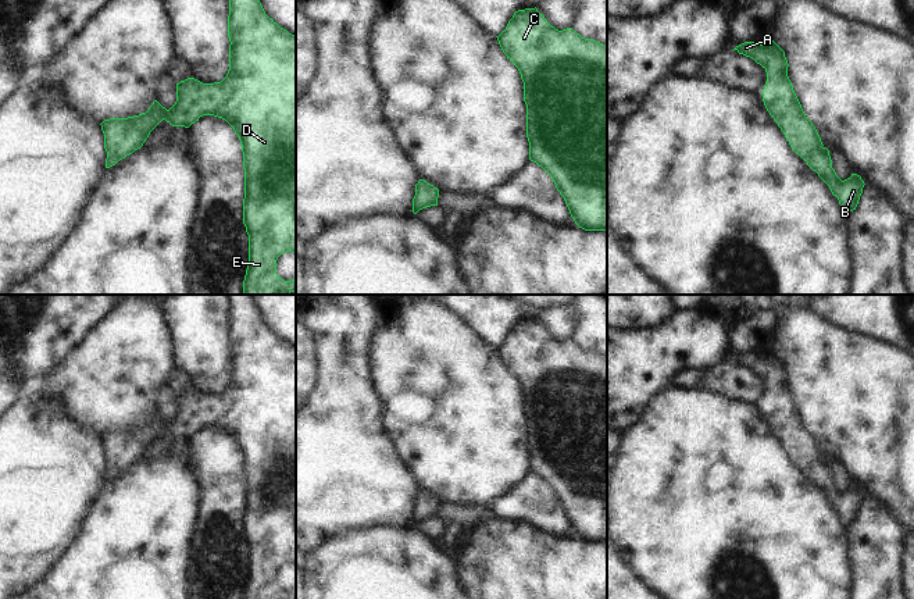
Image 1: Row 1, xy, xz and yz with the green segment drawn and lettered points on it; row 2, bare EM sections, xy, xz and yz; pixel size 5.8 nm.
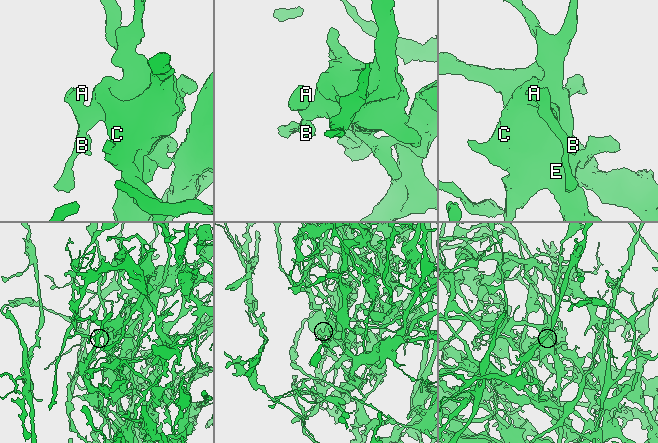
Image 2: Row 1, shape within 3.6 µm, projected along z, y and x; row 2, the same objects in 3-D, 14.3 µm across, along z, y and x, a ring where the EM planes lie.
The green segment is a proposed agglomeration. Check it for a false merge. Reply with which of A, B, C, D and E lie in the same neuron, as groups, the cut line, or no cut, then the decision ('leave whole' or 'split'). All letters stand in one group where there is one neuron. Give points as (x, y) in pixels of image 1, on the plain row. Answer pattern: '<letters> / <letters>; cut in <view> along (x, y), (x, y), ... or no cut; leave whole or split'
A B C D E; no cut; leave whole

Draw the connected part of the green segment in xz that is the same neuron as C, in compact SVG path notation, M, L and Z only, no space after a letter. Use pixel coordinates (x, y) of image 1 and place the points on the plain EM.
M536 318L515 322L496 349L524 393L529 471L551 488L579 539L607 542L607 356L585 350L572 339L556 340Z

